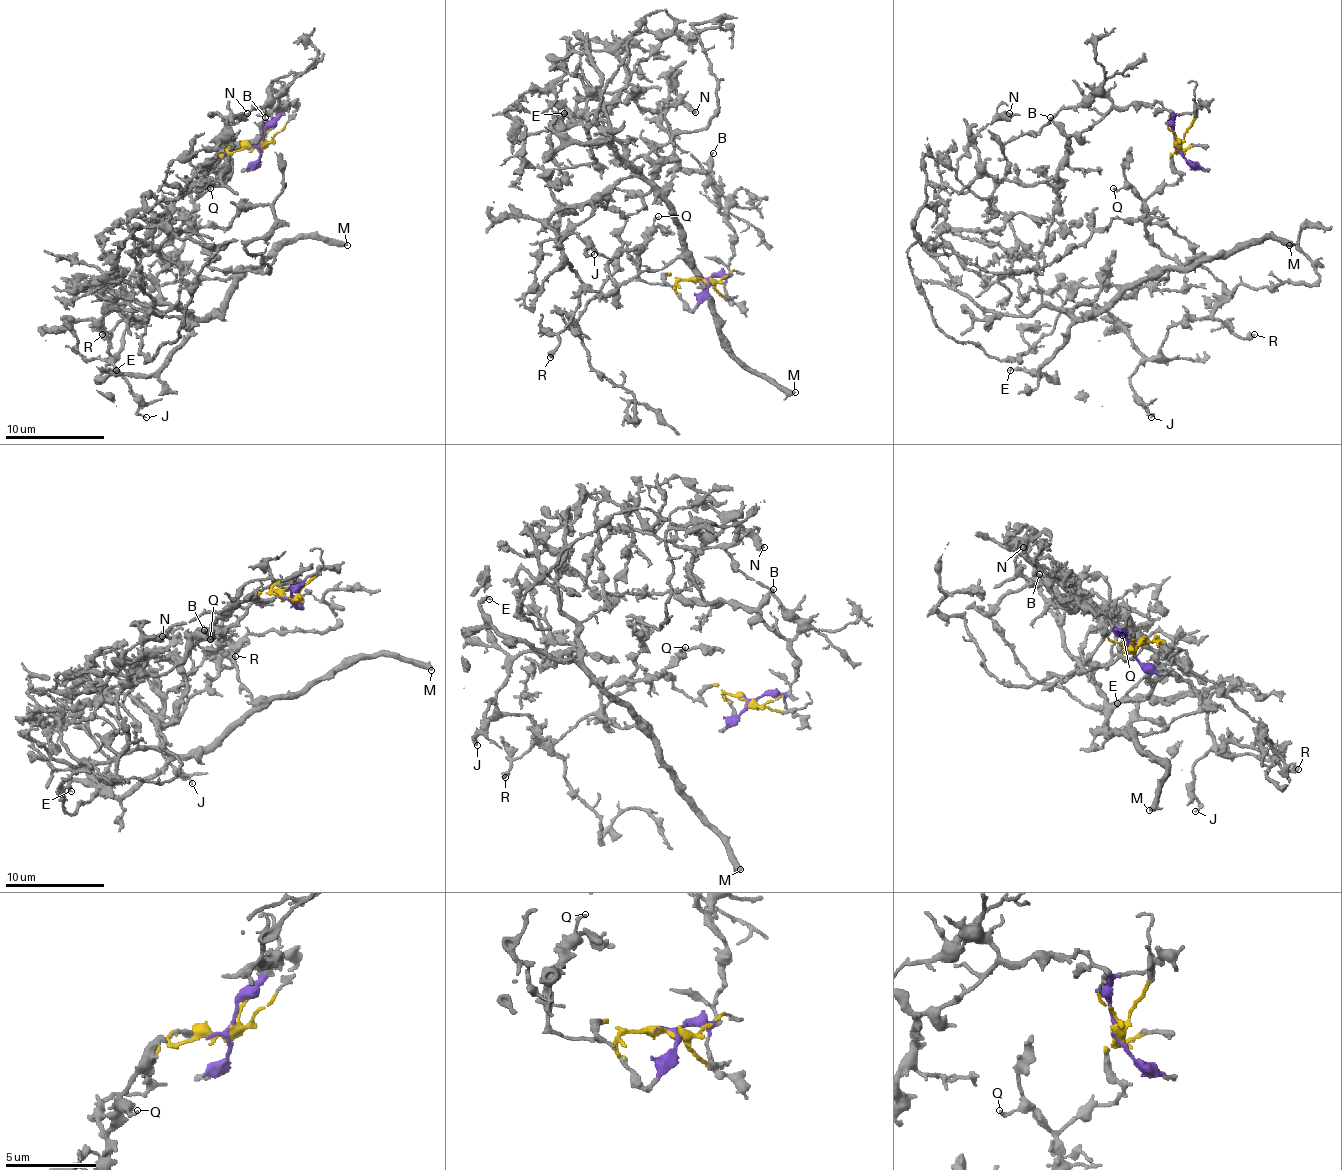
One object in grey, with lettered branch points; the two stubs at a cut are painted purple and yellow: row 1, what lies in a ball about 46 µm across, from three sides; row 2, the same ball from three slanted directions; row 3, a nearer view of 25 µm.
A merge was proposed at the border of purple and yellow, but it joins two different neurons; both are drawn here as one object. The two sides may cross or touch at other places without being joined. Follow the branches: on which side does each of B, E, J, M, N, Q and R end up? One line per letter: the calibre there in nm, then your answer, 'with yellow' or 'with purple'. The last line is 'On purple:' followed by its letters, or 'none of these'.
B: calibre 200 nm; with purple
E: calibre 130 nm; with yellow
J: calibre 180 nm; with yellow
M: calibre 440 nm; with yellow
N: calibre 400 nm; with purple
Q: calibre 160 nm; with yellow
R: calibre 400 nm; with yellow
On purple: B, N

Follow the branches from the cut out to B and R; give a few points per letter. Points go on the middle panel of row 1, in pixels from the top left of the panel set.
B: (703, 278), (723, 276), (731, 261), (733, 229), (721, 211), (718, 194), (708, 174), (708, 157), (713, 152)
R: (703, 281), (646, 283), (641, 249), (607, 266), (681, 254), (637, 177), (560, 207), (582, 281), (550, 358)

